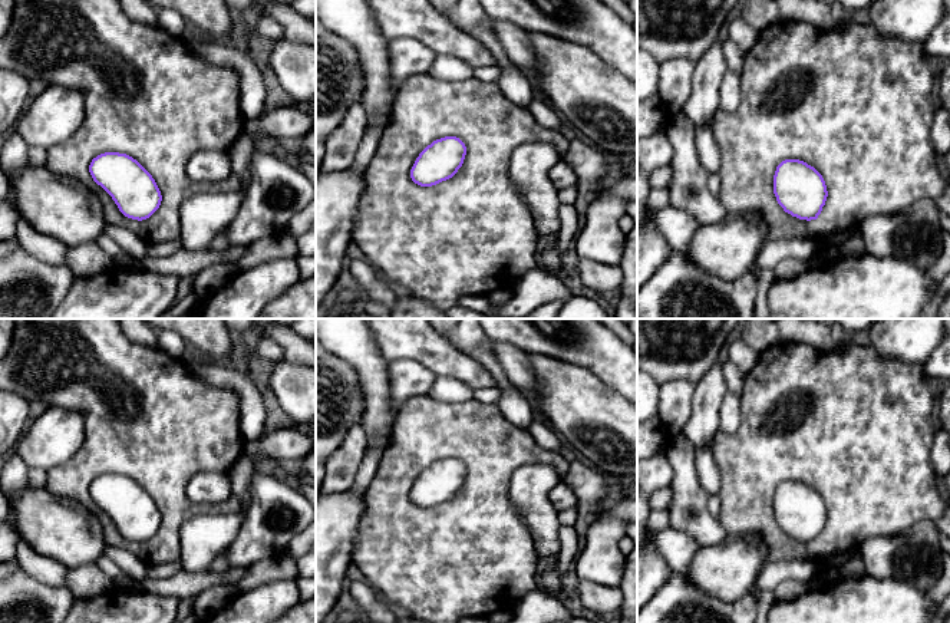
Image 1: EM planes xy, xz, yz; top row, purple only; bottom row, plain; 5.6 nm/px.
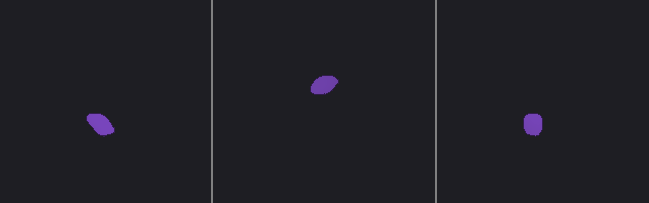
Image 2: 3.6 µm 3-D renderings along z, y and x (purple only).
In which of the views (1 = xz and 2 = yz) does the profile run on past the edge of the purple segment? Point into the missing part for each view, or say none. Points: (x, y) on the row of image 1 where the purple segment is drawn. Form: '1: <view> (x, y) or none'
1: none
2: none

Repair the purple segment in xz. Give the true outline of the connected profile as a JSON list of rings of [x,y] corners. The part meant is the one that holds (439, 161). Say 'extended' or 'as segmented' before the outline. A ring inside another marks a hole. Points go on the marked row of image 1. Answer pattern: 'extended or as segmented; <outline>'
as segmented; [[[445,136],[428,145],[416,158],[410,178],[420,187],[432,187],[452,178],[462,167],[465,144],[456,136]]]

